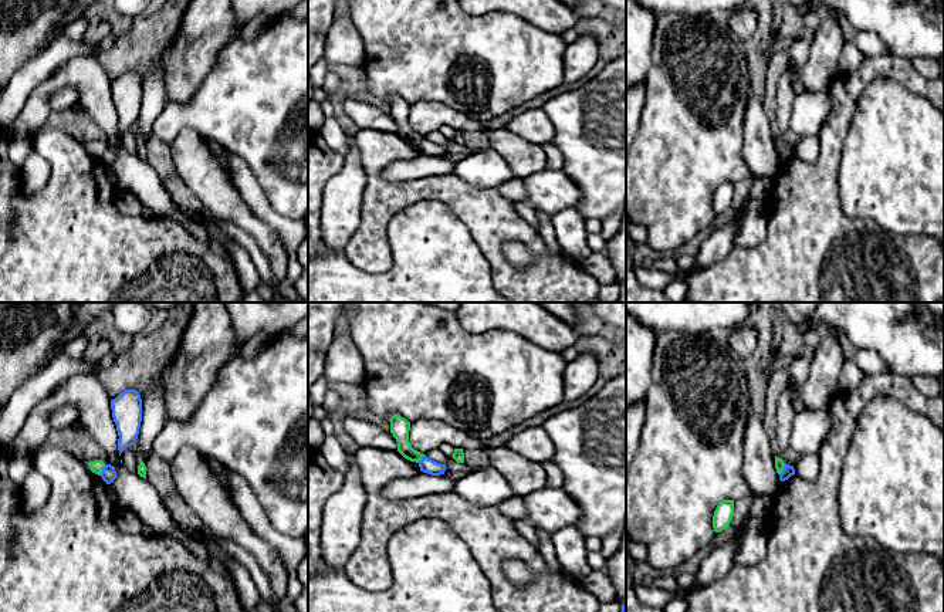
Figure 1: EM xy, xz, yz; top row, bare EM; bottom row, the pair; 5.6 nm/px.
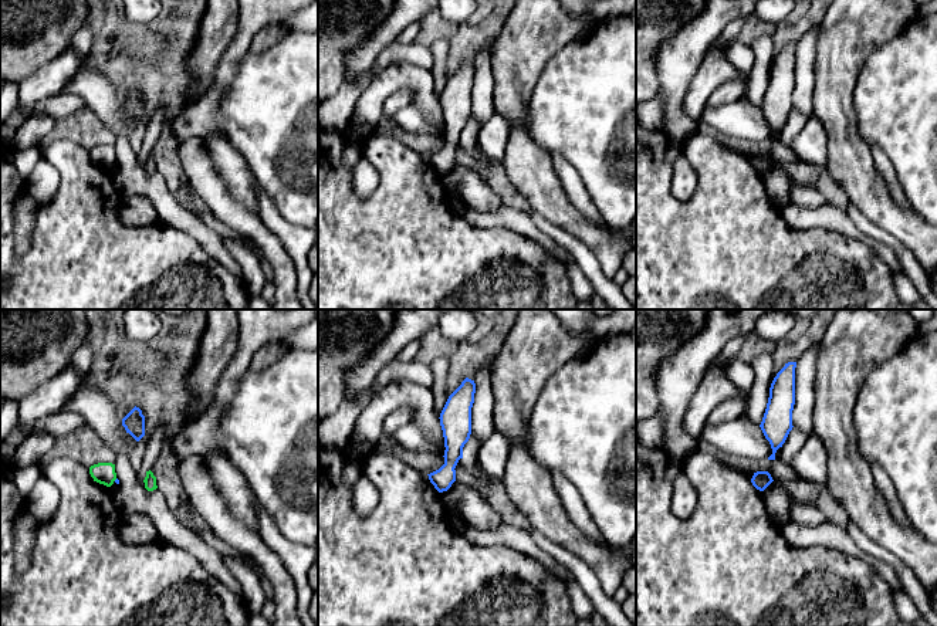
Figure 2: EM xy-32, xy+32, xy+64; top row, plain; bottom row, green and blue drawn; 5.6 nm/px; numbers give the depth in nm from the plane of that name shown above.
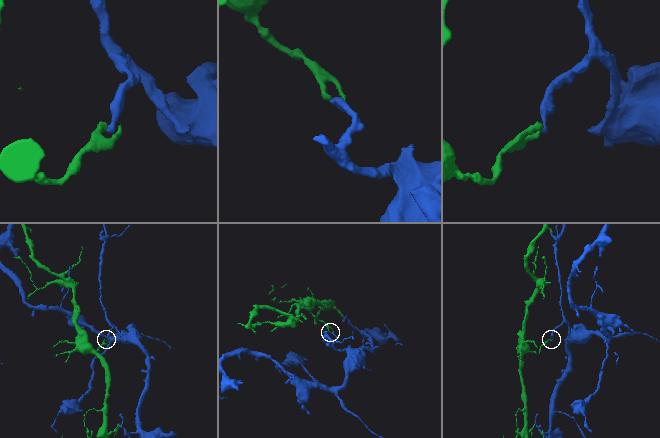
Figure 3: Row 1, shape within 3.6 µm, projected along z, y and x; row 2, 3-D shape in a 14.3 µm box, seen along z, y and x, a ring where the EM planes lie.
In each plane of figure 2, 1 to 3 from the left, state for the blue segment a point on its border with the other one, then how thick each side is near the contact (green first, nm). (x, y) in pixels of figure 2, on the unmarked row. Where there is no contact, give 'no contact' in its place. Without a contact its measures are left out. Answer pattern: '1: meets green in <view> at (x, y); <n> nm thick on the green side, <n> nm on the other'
1: no contact
2: no contact
3: no contact

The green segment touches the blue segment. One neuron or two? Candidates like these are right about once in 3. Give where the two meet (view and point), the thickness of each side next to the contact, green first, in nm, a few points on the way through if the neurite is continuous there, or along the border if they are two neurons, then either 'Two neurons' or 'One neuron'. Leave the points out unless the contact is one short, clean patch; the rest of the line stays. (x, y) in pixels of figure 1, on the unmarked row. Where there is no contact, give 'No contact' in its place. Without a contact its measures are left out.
Touches green at xy (101, 152). Thickness 70 nm (green) against 90 nm. Boundary: xy (105, 146), (100, 156). Two neurons

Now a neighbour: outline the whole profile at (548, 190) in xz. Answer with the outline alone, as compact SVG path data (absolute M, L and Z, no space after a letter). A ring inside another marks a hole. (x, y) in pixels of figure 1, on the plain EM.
M544 169L524 177L524 183L525 202L548 216L575 207L581 200L578 185L562 170Z

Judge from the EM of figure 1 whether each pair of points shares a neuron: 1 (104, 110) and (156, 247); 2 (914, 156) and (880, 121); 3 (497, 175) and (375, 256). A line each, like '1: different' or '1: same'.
1: different
2: same
3: different

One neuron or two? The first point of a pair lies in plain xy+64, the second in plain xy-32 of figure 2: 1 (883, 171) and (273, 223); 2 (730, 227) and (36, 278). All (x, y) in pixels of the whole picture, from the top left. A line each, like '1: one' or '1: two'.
1: one
2: one

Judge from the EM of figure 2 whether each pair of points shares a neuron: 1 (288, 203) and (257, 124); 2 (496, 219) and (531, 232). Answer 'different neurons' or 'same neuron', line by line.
1: same neuron
2: same neuron

